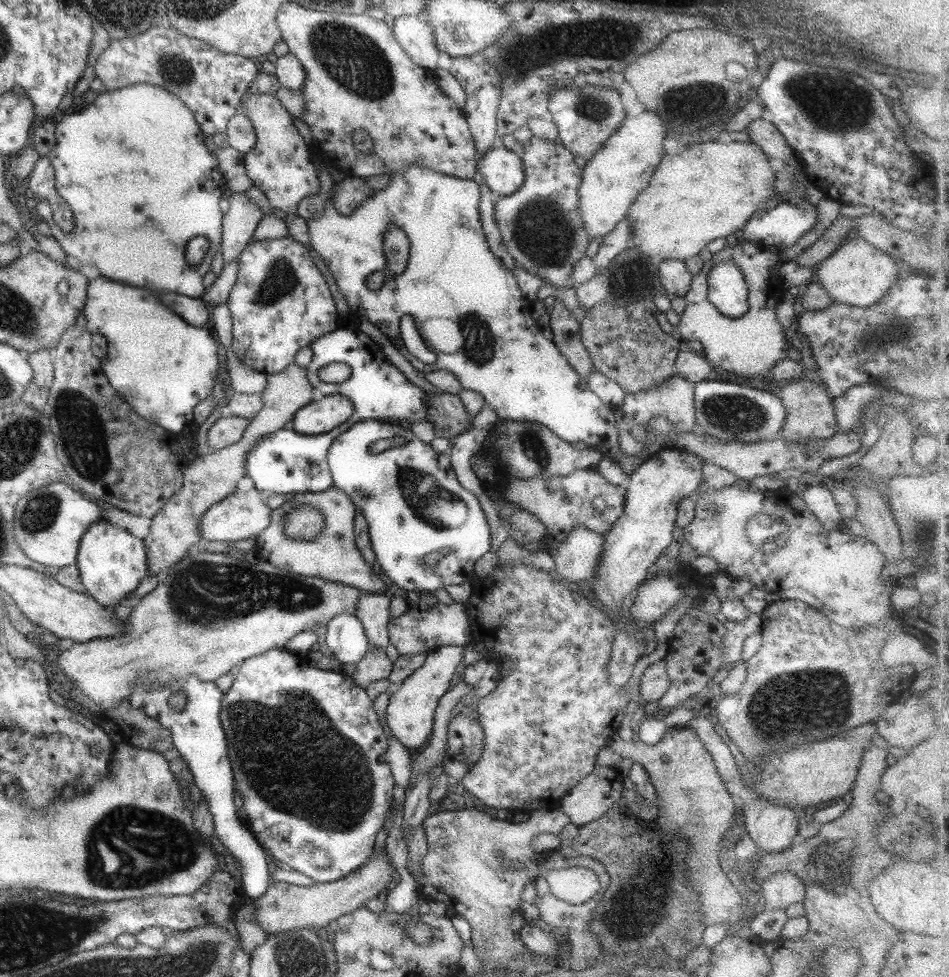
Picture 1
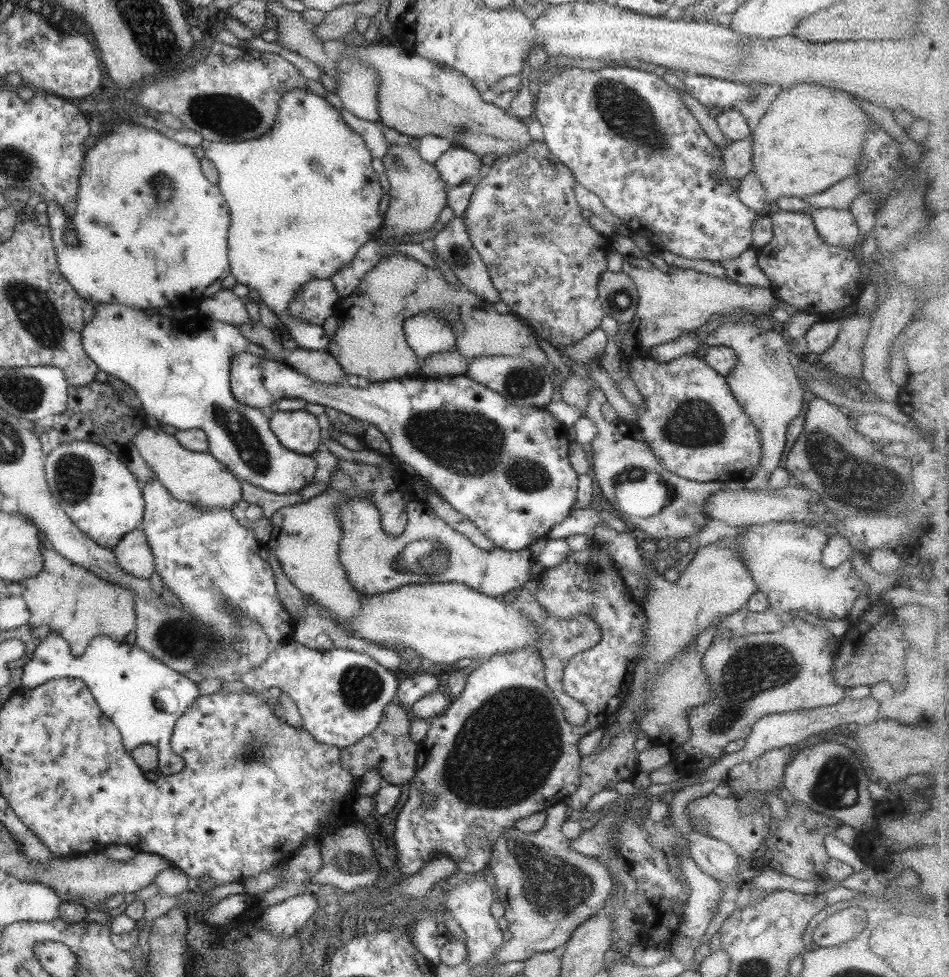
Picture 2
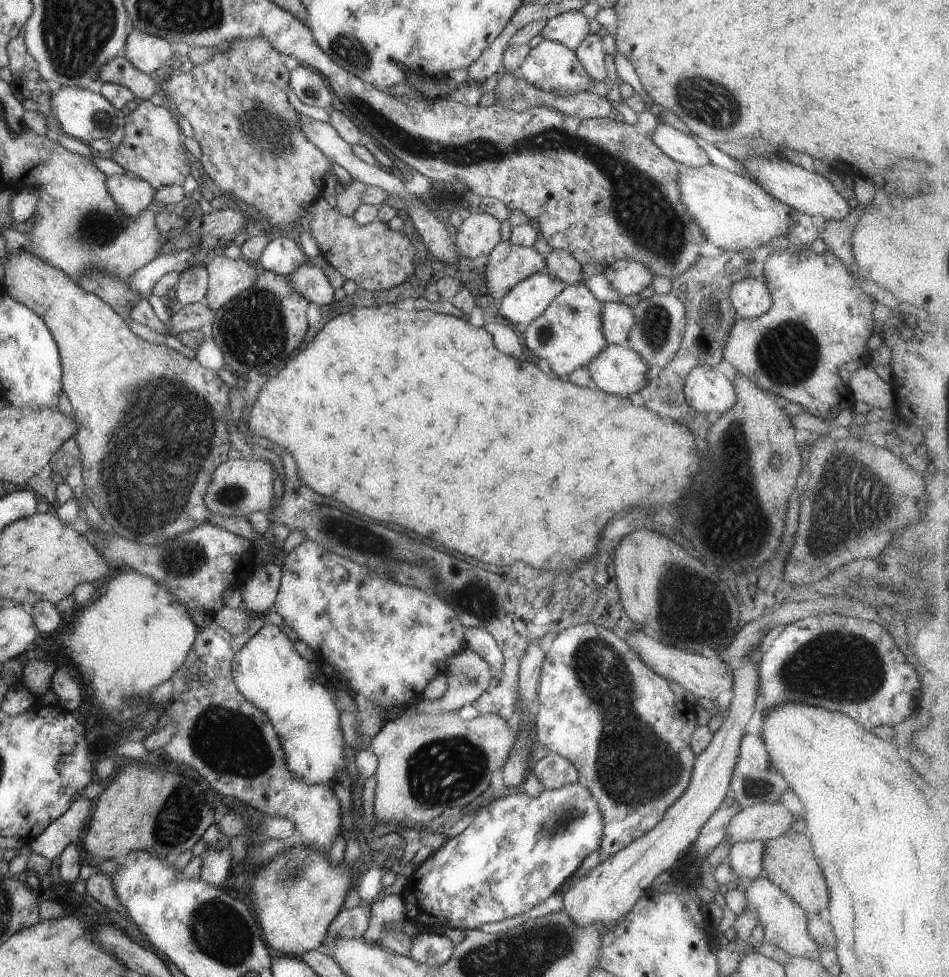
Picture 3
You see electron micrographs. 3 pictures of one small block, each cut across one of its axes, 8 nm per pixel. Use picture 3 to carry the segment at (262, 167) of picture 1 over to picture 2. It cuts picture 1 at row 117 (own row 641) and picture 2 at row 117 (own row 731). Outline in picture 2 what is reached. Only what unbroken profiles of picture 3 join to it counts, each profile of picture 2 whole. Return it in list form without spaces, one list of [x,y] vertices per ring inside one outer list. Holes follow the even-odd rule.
[[[296,88],[284,93],[284,96],[280,99],[280,108],[268,136],[252,139],[251,141],[232,143],[203,140],[201,145],[204,149],[204,156],[208,160],[212,160],[218,171],[218,176],[220,176],[218,186],[220,186],[220,190],[222,190],[228,206],[230,206],[232,222],[230,222],[227,247],[232,278],[236,279],[236,284],[246,284],[250,290],[257,290],[260,293],[261,300],[278,316],[282,324],[288,328],[288,333],[296,341],[298,349],[327,350],[330,340],[328,335],[326,335],[326,331],[324,331],[324,327],[308,324],[308,322],[298,322],[294,318],[290,318],[288,316],[288,305],[292,302],[292,298],[294,298],[298,289],[304,287],[304,284],[308,283],[308,281],[328,279],[334,276],[340,268],[350,264],[356,257],[358,249],[366,242],[376,238],[385,222],[385,218],[378,218],[379,205],[383,196],[382,186],[380,185],[378,174],[372,168],[373,156],[370,150],[368,150],[366,142],[358,133],[345,124],[345,121],[341,118],[341,111],[330,105],[324,97],[314,94],[308,88]]]

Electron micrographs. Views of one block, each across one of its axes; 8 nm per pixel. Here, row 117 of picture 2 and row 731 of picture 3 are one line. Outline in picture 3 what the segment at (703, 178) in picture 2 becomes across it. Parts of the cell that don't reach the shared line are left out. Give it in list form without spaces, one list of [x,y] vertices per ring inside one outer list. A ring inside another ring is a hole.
[[[587,623],[569,627],[556,634],[541,667],[536,701],[533,712],[533,737],[536,737],[536,743],[545,747],[548,752],[560,754],[563,758],[572,762],[579,773],[579,784],[583,785],[599,803],[599,810],[604,820],[603,838],[599,850],[604,850],[606,854],[612,855],[614,855],[614,852],[623,850],[630,845],[630,842],[637,840],[646,832],[655,828],[658,822],[661,822],[666,810],[686,792],[697,759],[697,755],[690,748],[690,738],[692,738],[694,730],[698,728],[696,708],[689,702],[679,700],[669,688],[668,681],[654,673],[641,660],[639,654],[628,646],[626,640],[620,638],[611,629],[600,628],[600,626]]]

